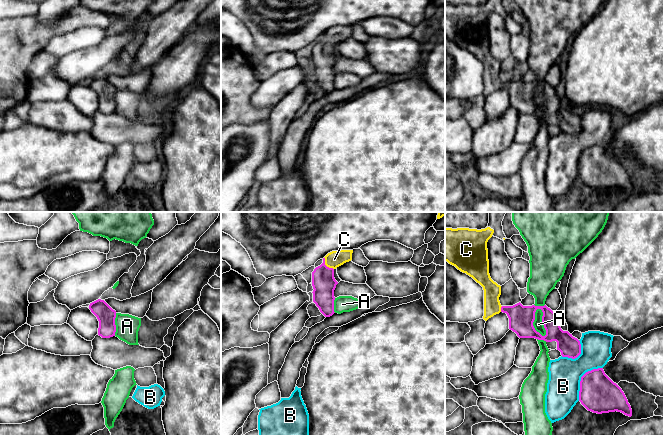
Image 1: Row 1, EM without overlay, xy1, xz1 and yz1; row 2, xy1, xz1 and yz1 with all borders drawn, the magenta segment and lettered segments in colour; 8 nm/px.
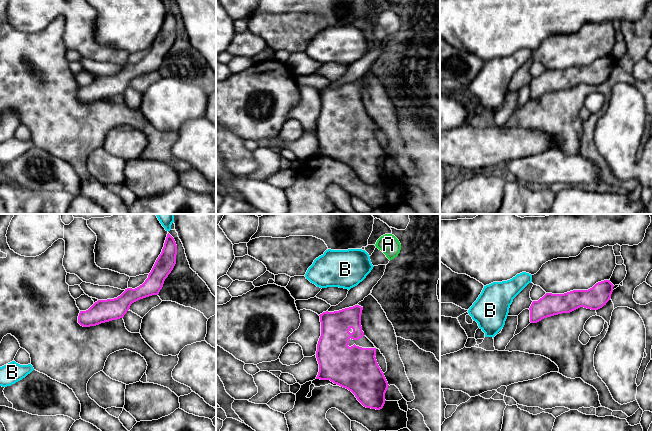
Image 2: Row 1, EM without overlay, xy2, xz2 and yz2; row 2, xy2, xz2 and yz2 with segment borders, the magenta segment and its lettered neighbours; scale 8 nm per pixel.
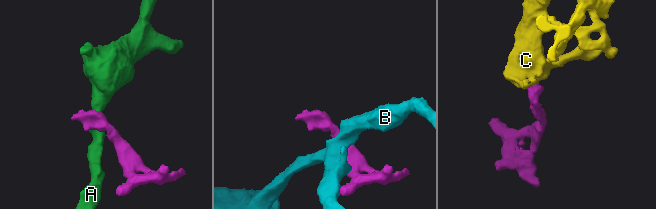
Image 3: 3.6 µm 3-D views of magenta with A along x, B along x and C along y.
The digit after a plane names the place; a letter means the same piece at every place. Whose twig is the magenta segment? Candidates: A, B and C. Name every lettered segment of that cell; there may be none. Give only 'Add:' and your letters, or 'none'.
Add: C

